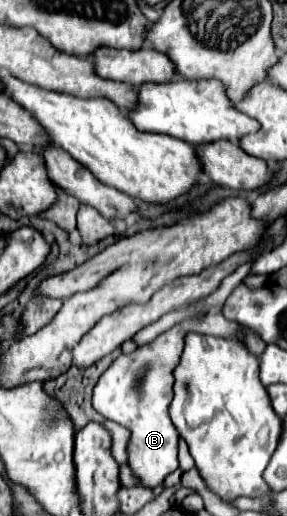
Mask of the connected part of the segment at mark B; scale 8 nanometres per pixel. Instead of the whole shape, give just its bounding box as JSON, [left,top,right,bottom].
[94,312,264,488]

